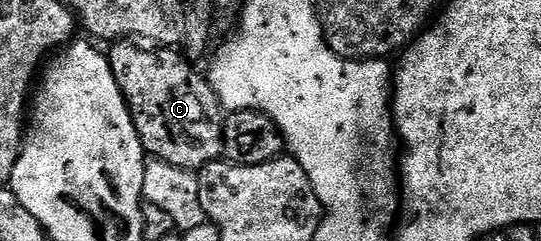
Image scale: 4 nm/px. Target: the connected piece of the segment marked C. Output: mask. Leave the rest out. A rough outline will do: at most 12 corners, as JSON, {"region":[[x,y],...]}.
{"region":[[127,38],[108,59],[147,154],[223,155],[222,103],[181,51]]}

